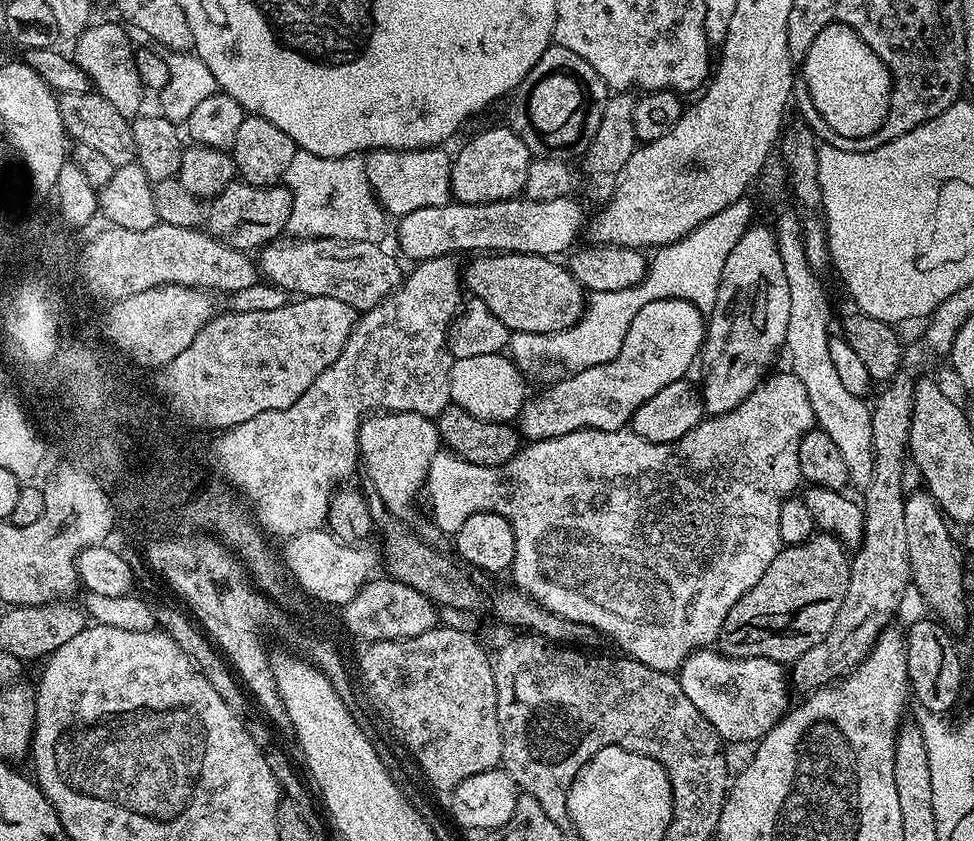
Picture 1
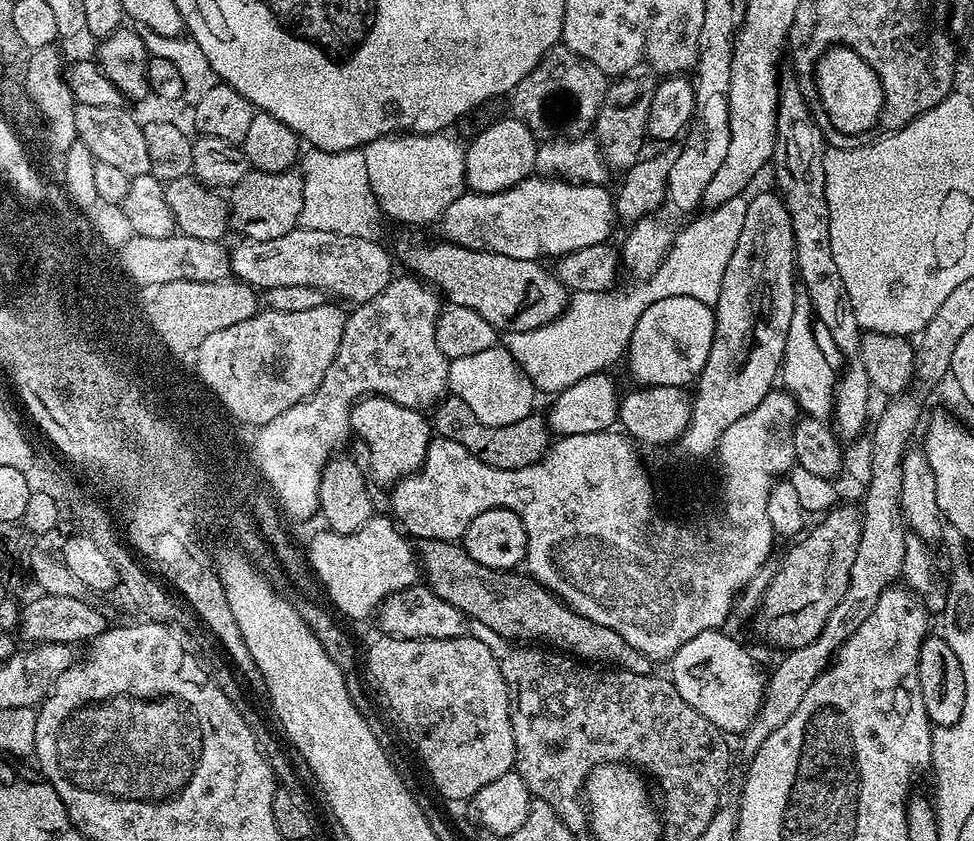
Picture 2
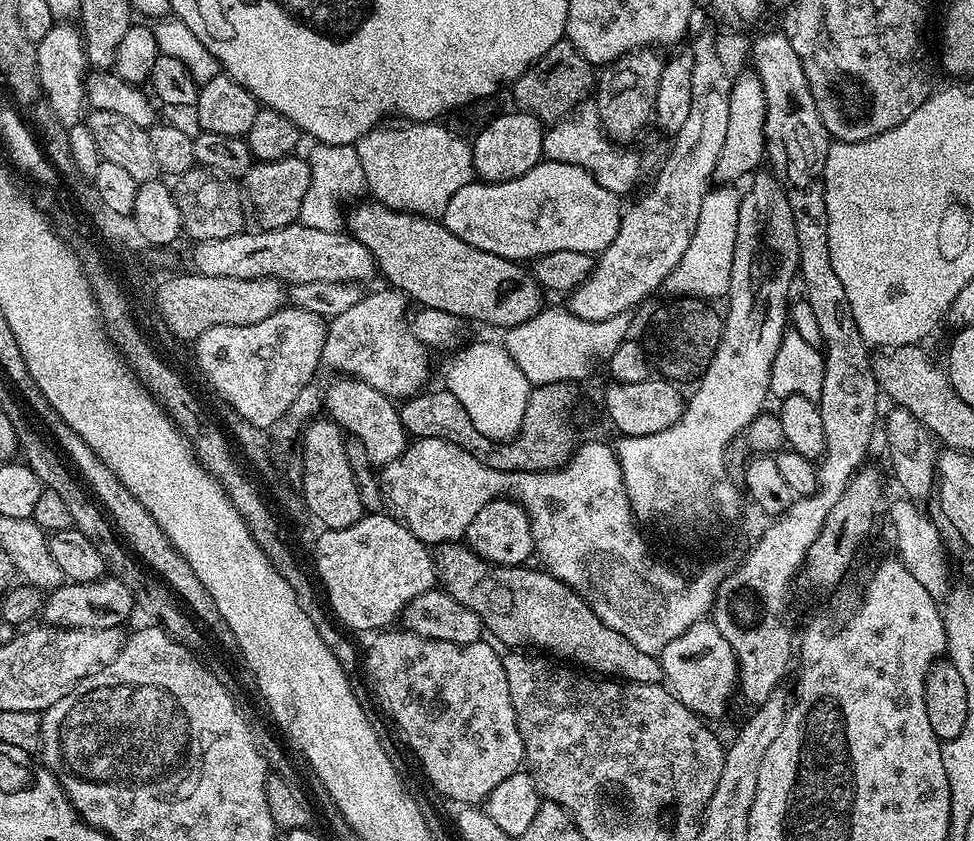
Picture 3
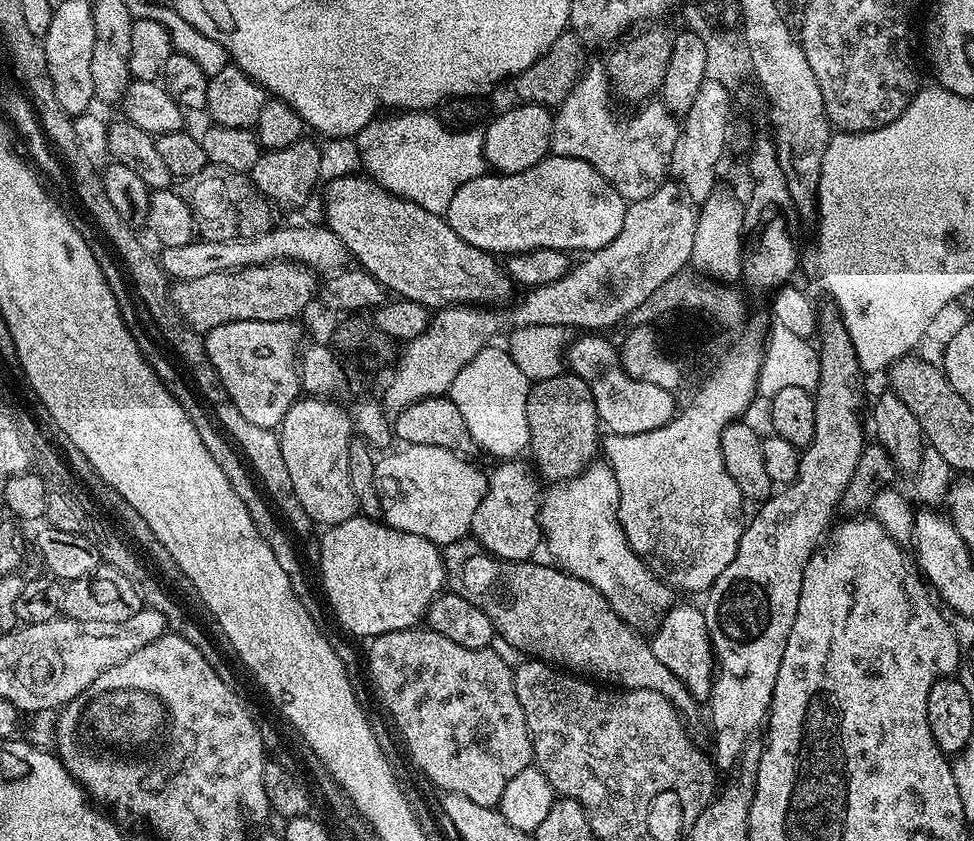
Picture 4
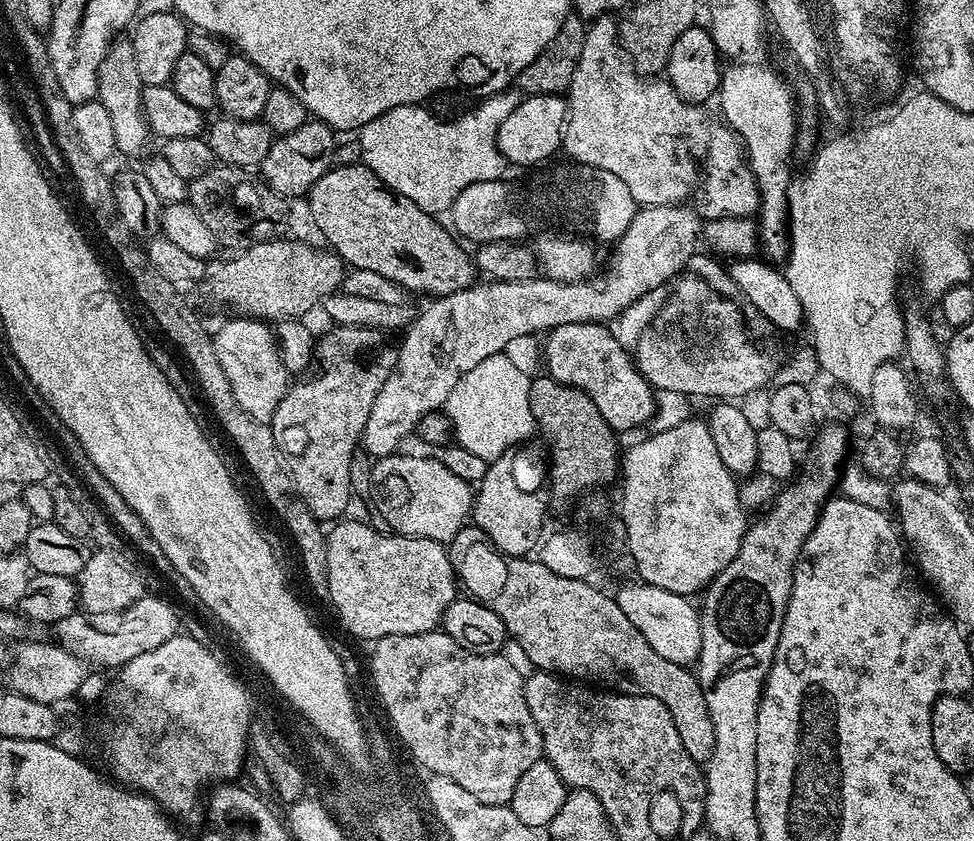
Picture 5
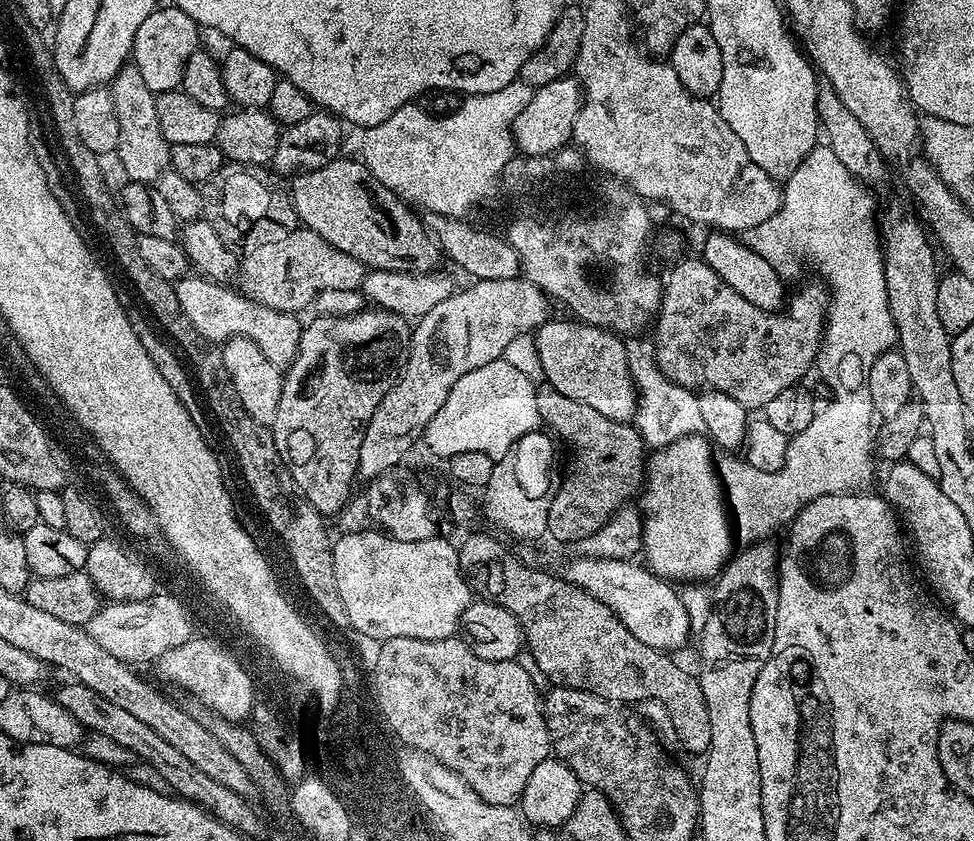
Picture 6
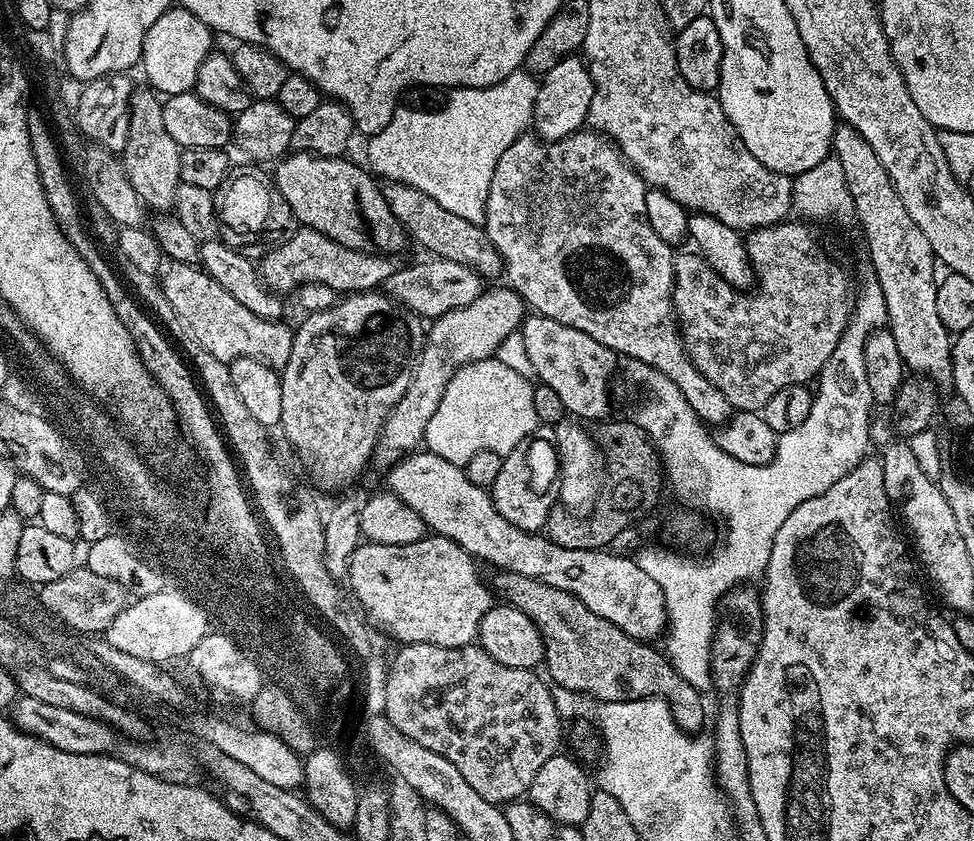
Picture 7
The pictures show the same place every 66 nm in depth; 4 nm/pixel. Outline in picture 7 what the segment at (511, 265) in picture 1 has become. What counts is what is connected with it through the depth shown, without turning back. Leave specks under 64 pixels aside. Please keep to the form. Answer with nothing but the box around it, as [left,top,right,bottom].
[275,151,406,254]

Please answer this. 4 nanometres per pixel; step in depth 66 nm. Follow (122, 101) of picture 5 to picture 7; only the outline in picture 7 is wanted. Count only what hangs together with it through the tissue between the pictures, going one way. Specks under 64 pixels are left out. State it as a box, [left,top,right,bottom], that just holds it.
[122,87,181,214]

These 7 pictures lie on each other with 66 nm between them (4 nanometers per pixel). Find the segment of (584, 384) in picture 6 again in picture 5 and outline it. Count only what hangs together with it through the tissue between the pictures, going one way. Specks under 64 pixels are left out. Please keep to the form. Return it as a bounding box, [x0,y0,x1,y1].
[542,322,657,434]

